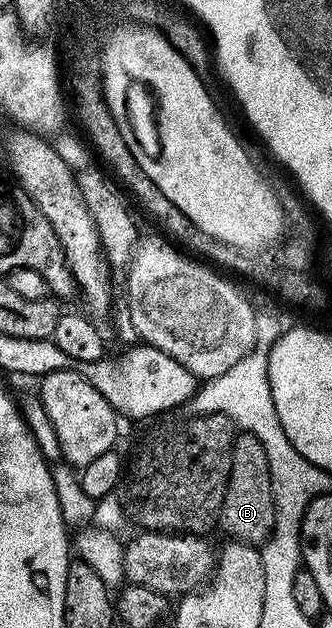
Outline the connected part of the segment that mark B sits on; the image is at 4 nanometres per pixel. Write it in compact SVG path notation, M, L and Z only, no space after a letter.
M239 433L230 453L230 475L220 515L221 529L230 533L236 542L247 542L261 547L274 530L274 493L272 476L268 468L268 452L255 434Z

